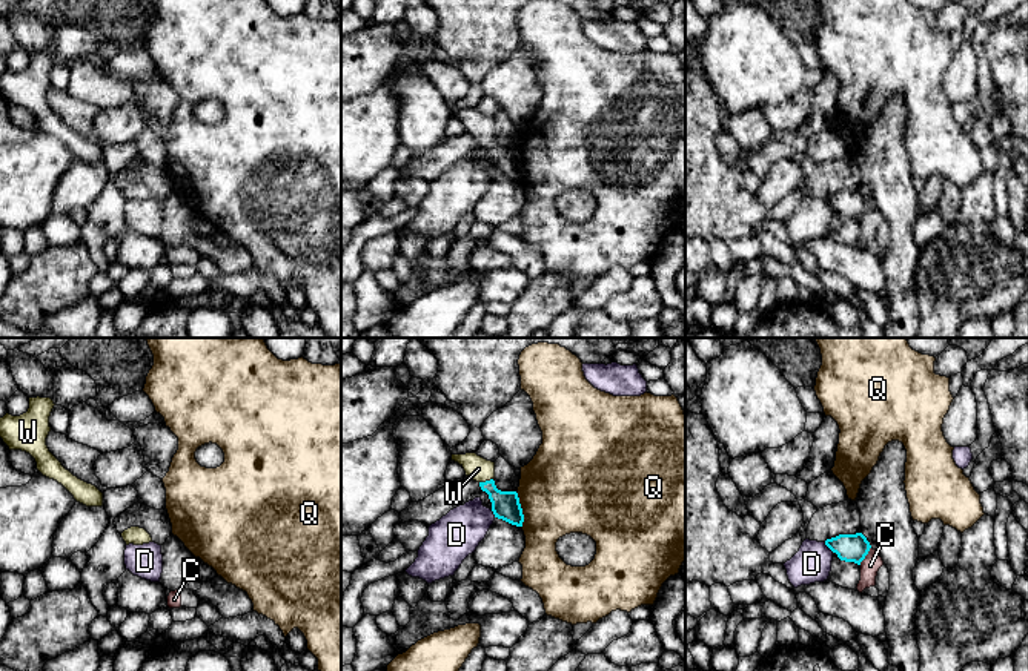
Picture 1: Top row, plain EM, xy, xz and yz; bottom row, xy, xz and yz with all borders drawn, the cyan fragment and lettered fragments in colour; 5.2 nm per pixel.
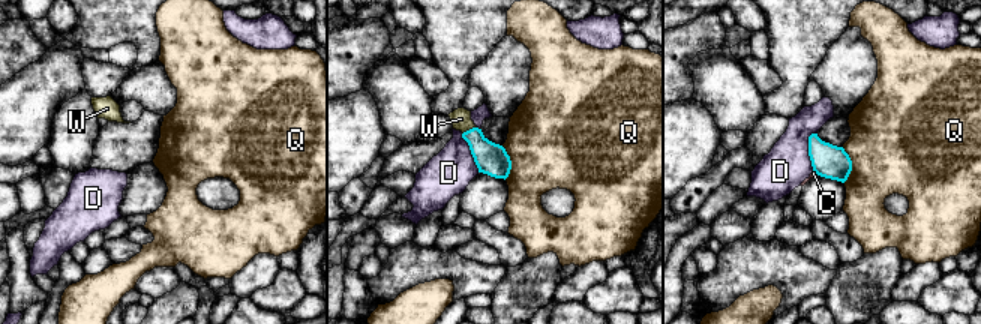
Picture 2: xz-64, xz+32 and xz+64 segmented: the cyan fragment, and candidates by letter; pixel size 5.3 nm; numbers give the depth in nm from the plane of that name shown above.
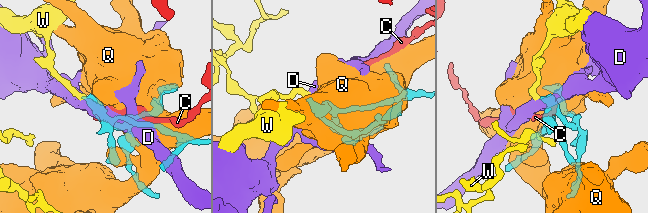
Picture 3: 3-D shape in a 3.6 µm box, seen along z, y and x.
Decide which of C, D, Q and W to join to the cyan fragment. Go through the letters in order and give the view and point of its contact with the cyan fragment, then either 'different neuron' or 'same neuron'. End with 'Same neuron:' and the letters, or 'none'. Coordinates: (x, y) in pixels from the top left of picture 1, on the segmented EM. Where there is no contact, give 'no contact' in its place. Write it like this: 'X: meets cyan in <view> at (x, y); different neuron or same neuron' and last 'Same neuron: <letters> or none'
C: meets cyan in yz at (865, 555); different neuron
D: meets cyan in yz at (829, 547); different neuron
Q: meets cyan in xz at (521, 510); different neuron
W: meets cyan in xz at (486, 481); same neuron
Same neuron: W

